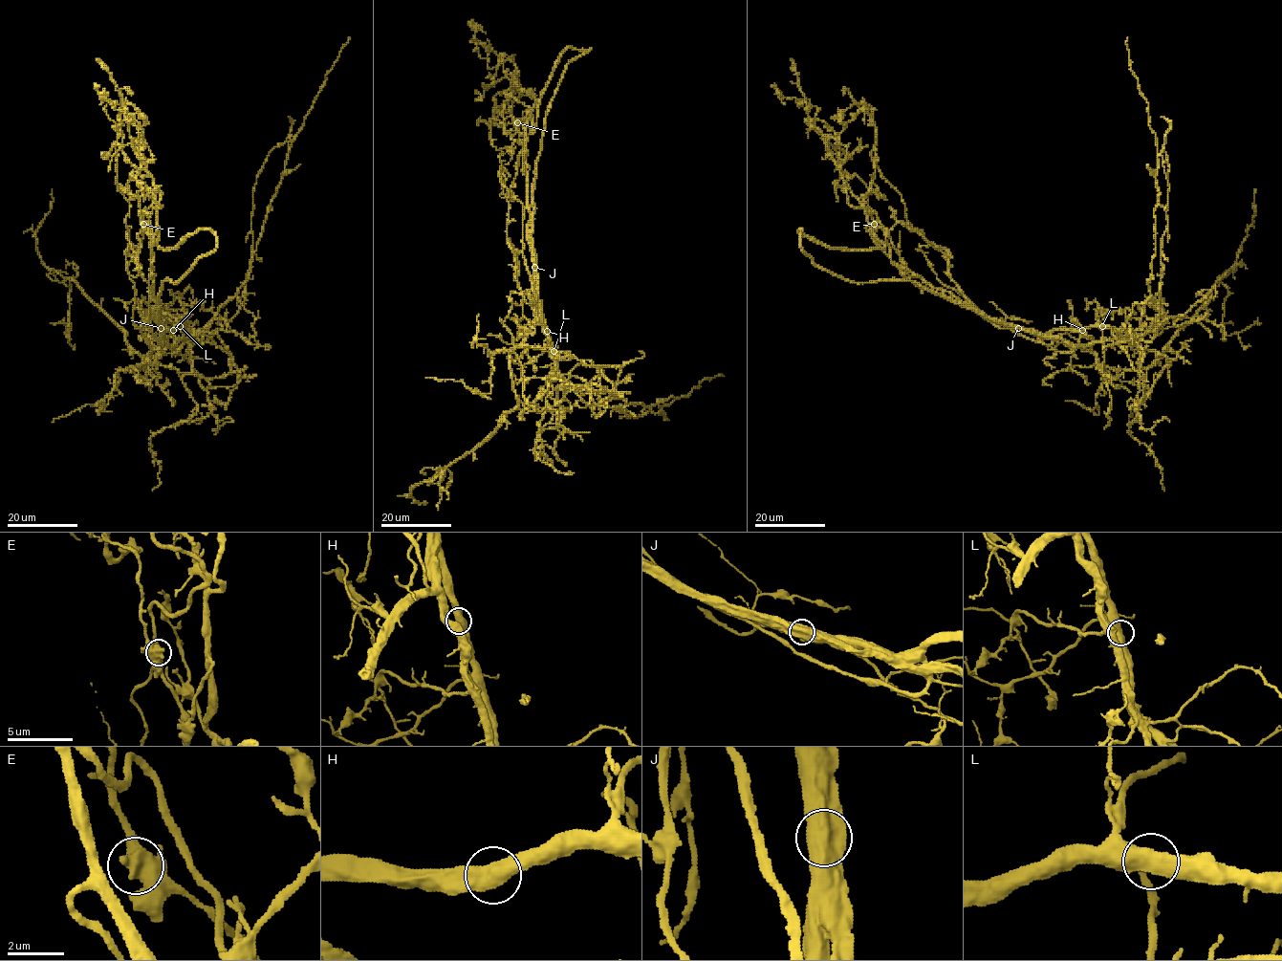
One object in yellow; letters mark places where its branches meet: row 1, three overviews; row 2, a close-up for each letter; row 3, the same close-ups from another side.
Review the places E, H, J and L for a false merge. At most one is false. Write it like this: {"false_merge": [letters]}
{"false_merge": ["J"]}

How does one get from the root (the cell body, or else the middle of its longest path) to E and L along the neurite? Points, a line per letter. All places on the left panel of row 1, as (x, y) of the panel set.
E: (166, 331), (161, 333), (155, 318), (153, 251), (143, 224)
L: (166, 331), (180, 326)

